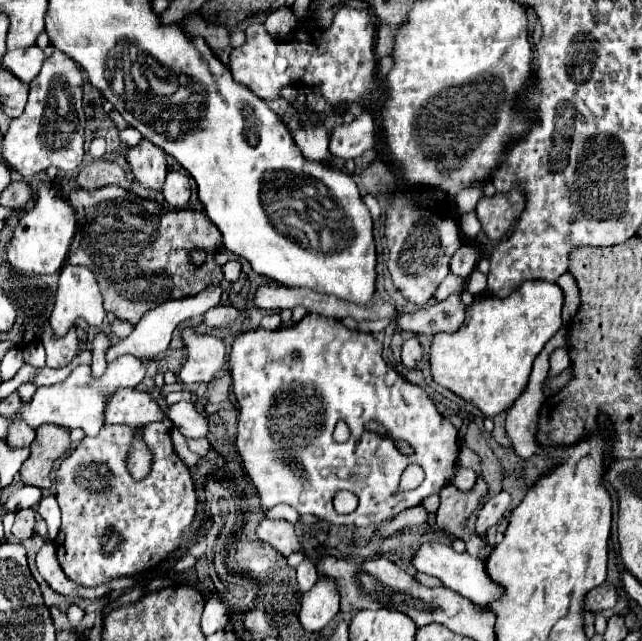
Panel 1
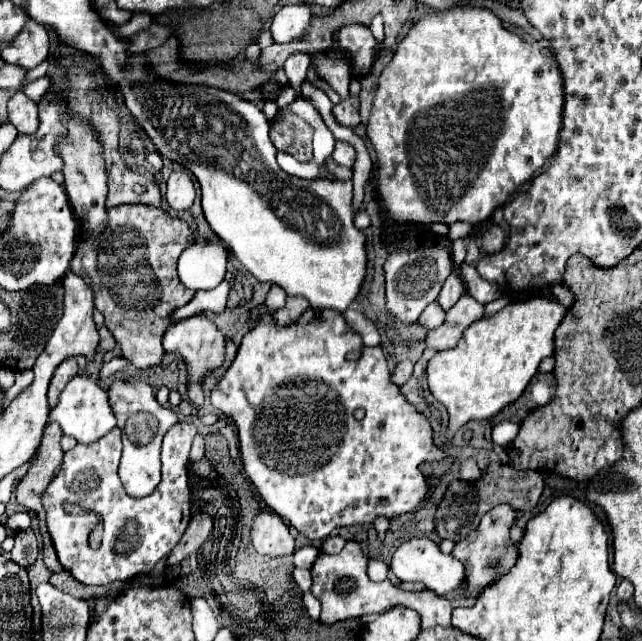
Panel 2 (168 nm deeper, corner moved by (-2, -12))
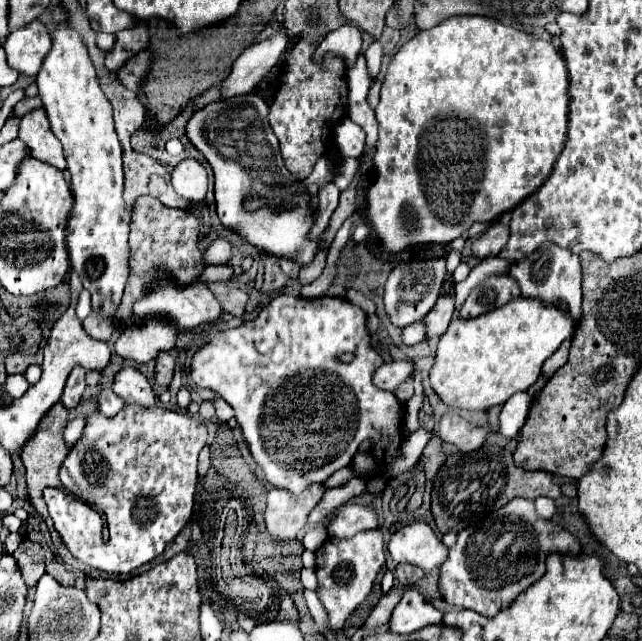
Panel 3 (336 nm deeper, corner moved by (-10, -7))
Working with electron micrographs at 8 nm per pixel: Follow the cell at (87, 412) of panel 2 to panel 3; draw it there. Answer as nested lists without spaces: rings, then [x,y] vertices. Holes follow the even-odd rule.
[[[105,389],[101,395],[99,395],[99,403],[97,403],[99,407],[99,411],[103,413],[103,415],[107,415],[107,417],[115,417],[123,407],[125,407],[125,403],[123,403],[123,399],[119,399],[111,389]]]

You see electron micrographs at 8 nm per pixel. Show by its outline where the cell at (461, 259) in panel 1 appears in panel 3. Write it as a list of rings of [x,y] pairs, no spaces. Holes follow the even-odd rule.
[[[441,297],[435,303],[435,307],[423,319],[423,323],[427,327],[427,339],[441,337],[447,331],[449,321],[453,317],[453,311],[455,311],[455,297]]]

